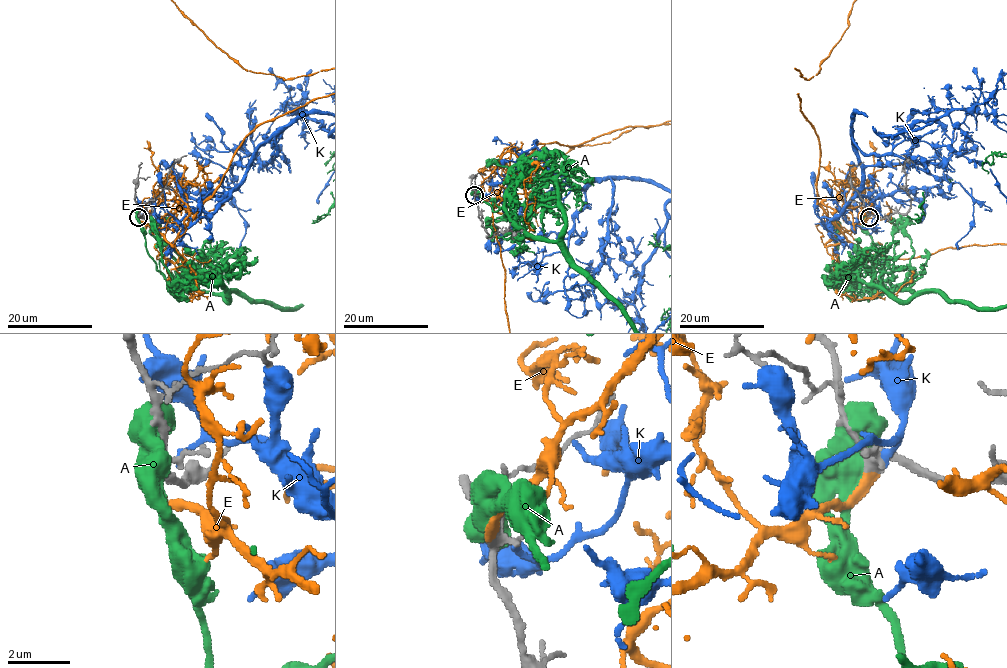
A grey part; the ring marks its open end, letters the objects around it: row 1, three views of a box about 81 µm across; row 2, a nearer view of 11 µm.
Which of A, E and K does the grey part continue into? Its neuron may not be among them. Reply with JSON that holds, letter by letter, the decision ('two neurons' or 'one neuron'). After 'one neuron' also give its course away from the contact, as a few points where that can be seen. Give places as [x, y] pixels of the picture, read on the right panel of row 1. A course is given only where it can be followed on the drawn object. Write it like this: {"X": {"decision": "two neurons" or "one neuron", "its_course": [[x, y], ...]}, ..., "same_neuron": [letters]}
{"A": {"decision": "two neurons"}, "E": {"decision": "one neuron", "its_course": [[867, 216], [826, 246], [846, 237], [793, 69], [848, 26]]}, "K": {"decision": "two neurons"}, "same_neuron": ["E"]}

